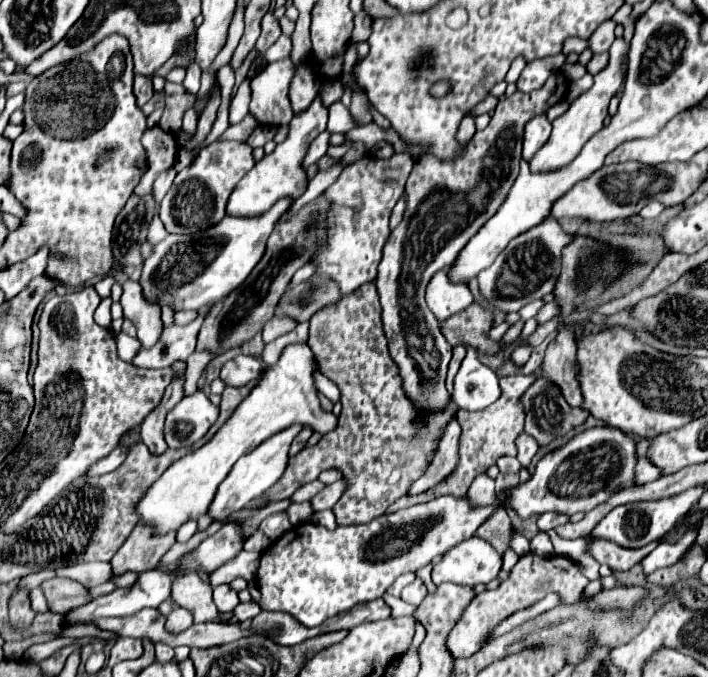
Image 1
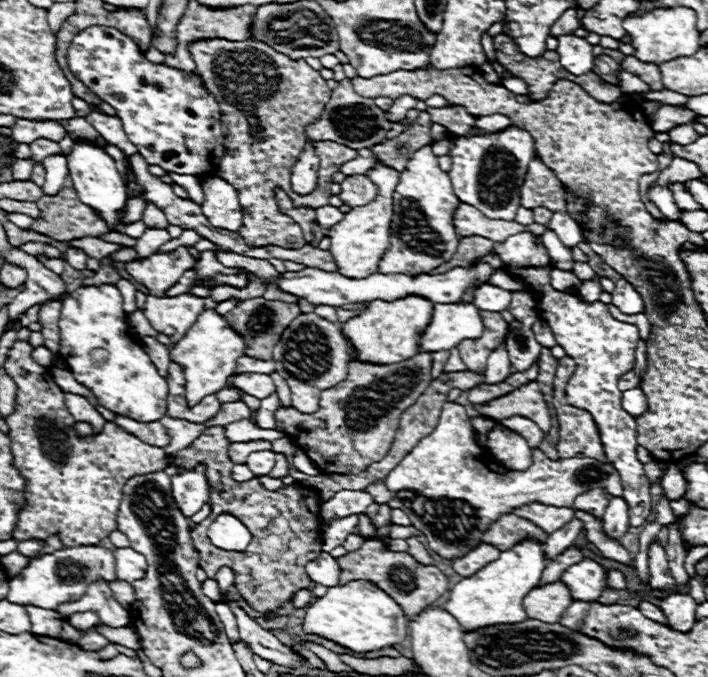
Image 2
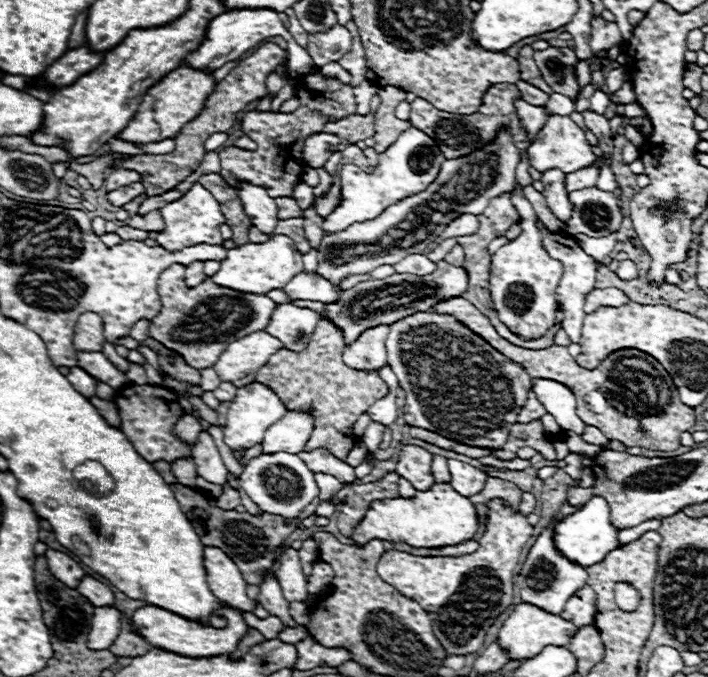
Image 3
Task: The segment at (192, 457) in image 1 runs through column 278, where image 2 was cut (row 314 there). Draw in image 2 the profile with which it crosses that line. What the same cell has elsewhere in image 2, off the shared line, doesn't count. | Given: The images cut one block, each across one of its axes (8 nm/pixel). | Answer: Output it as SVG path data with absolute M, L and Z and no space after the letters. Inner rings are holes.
M406 296L392 302L372 300L366 302L366 308L356 318L342 324L342 332L352 342L360 362L396 364L418 354L418 338L432 320L432 308L434 304L420 296Z

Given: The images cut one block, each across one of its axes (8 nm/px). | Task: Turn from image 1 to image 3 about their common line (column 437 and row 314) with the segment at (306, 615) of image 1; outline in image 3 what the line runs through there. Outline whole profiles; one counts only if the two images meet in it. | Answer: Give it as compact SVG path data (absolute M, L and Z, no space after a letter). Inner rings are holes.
M516 182L512 190L512 202L522 216L522 234L512 240L508 246L502 246L496 256L492 256L492 276L490 276L490 294L494 308L500 320L520 338L534 340L542 338L556 324L556 286L564 274L564 266L560 260L550 258L546 248L542 246L542 236L538 230L538 218L532 204L526 200L522 186Z

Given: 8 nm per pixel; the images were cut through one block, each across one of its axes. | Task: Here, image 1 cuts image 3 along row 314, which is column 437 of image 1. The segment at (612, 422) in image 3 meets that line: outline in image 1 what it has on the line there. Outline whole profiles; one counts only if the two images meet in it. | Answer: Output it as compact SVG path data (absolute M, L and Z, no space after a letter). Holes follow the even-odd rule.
M452 420L446 426L444 436L438 442L438 450L436 450L426 474L410 486L408 496L422 494L422 492L434 488L436 484L446 480L450 476L450 472L456 470L456 466L458 466L458 438L460 438L460 428L458 428L458 422Z

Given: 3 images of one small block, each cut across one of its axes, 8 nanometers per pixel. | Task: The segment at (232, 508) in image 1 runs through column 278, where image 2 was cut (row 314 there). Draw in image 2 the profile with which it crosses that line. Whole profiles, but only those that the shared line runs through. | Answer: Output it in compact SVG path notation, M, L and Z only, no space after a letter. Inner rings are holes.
M434 304L432 320L420 336L418 352L452 350L464 338L480 338L482 318L472 304Z

